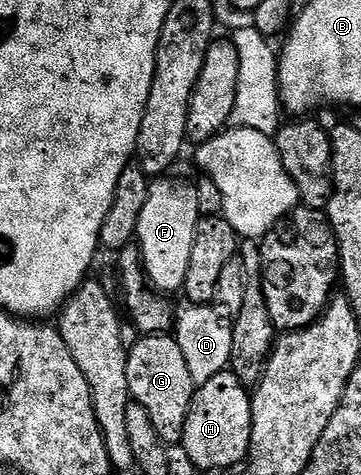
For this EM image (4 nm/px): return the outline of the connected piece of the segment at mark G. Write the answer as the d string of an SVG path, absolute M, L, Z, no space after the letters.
M173 335L142 336L129 351L128 358L128 390L133 403L144 406L152 424L156 426L156 434L167 446L181 445L184 438L184 426L188 422L188 410L192 406L196 386L192 382L192 373L188 370L188 362L184 359L184 350L180 350L177 339Z

